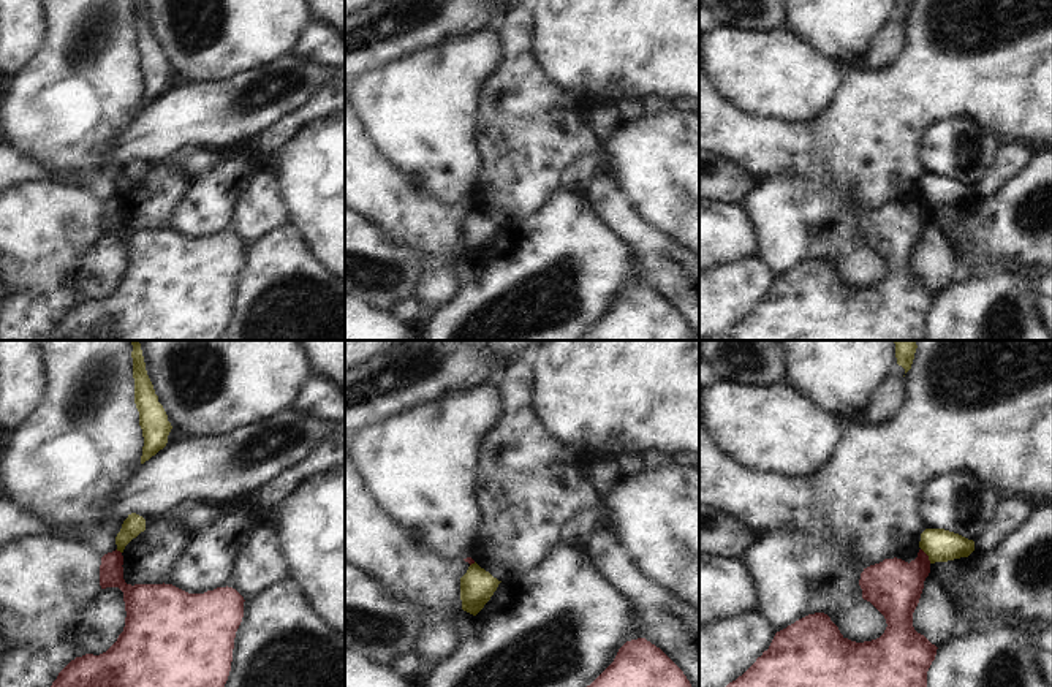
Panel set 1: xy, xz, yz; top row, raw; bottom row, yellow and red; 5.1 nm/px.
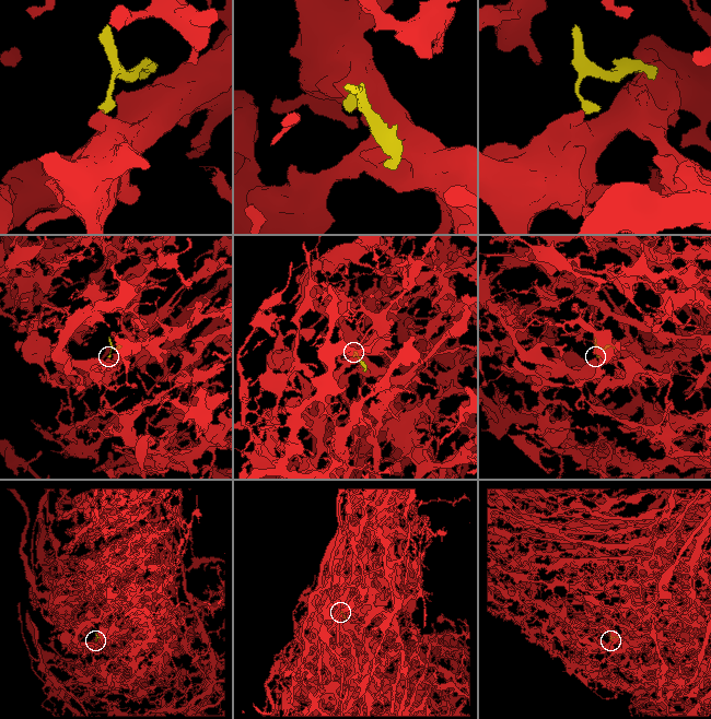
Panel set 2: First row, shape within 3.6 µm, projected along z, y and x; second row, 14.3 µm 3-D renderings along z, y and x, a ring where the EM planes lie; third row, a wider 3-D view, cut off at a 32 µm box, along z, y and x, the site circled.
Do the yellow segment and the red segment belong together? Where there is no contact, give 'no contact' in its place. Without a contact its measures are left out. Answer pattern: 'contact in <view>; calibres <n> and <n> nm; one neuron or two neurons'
contact in yz; calibres 170 and 280 nm; two neurons

